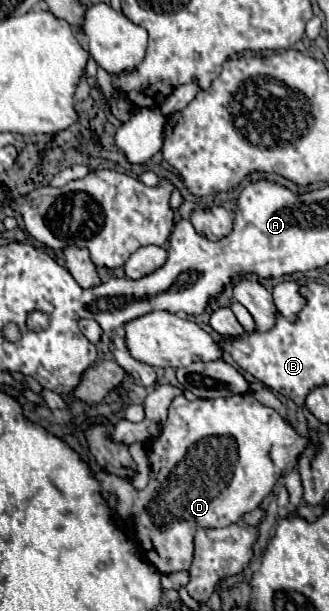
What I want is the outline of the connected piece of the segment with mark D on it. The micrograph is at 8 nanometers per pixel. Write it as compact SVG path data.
M250 392L232 398L194 402L188 402L184 396L178 396L168 408L168 418L160 434L156 436L156 440L150 442L150 482L146 484L146 488L136 490L130 480L112 476L104 470L96 472L96 480L100 482L100 488L104 492L116 496L114 512L120 520L132 526L146 560L156 566L158 572L170 574L190 568L194 556L196 530L224 528L240 522L246 512L262 504L262 500L270 494L278 478L296 468L298 458L308 448L308 444L308 436L302 436L288 420L284 420L276 410L260 404Z

